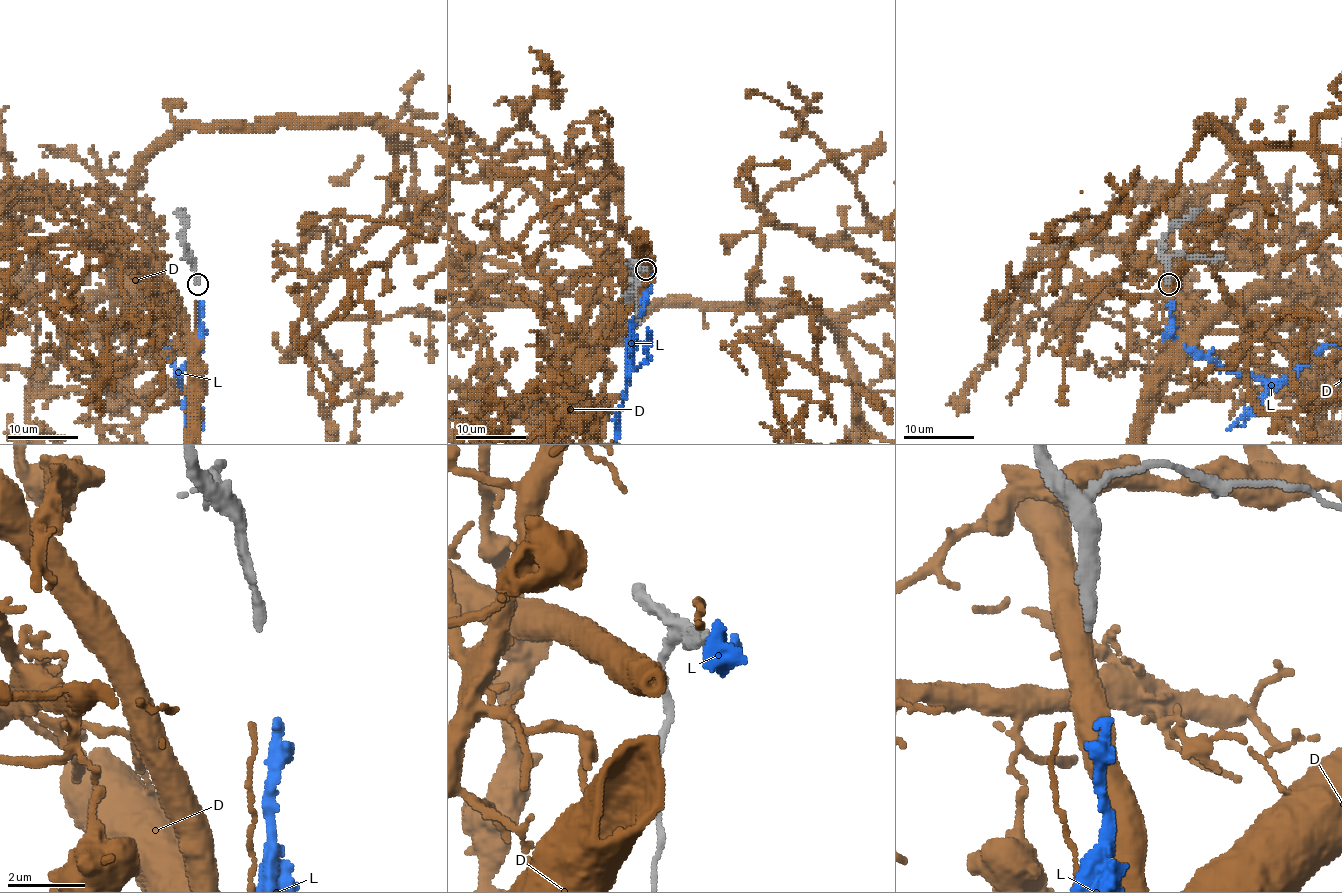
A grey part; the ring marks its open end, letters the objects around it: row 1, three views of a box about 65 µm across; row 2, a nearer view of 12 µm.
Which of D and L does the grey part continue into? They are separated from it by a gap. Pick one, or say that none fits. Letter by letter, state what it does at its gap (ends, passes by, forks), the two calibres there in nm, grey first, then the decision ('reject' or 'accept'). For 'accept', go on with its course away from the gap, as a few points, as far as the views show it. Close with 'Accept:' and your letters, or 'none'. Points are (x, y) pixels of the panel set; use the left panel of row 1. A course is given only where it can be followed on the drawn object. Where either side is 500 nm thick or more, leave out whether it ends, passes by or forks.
D: it ends; calibres 280 and 120 nm; reject
L: it ends; calibres 280 and 320 nm; accept
Accept: L

